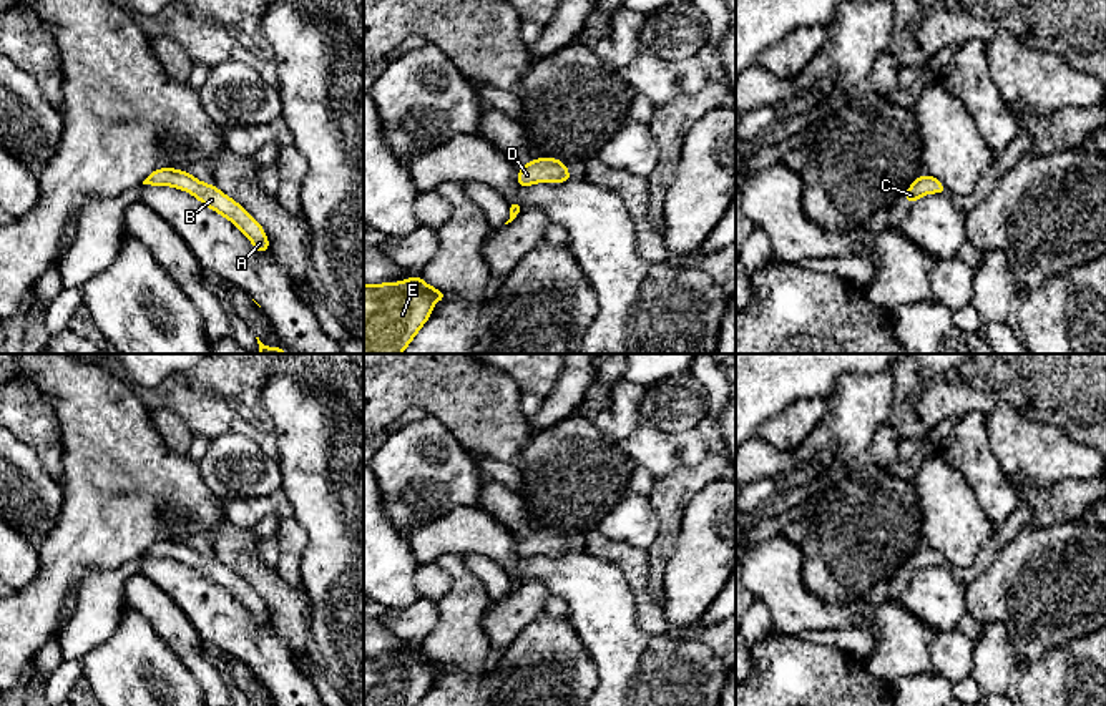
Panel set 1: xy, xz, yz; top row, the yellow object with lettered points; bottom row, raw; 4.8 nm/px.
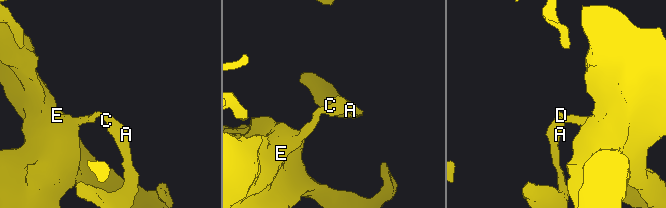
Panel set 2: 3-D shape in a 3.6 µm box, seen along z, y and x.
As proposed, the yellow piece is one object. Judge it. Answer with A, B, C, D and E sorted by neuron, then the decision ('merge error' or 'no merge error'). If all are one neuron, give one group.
A B C D E; no merge error

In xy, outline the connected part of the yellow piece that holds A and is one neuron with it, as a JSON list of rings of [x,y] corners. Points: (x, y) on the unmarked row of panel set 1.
[[[159,540],[153,543],[143,556],[149,558],[173,558],[188,563],[198,570],[204,578],[214,581],[237,598],[242,606],[254,616],[257,625],[269,623],[267,606],[261,596],[234,571],[221,565],[214,556],[206,556],[191,548],[188,543]]]

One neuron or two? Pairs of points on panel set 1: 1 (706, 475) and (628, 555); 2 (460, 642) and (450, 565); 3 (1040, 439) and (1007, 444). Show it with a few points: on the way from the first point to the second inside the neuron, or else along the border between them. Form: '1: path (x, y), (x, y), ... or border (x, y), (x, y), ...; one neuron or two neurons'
1: border (645, 550), (648, 588); two neurons
2: path (460, 623), (460, 583); one neuron
3: path (1032, 444), (1015, 444); one neuron

